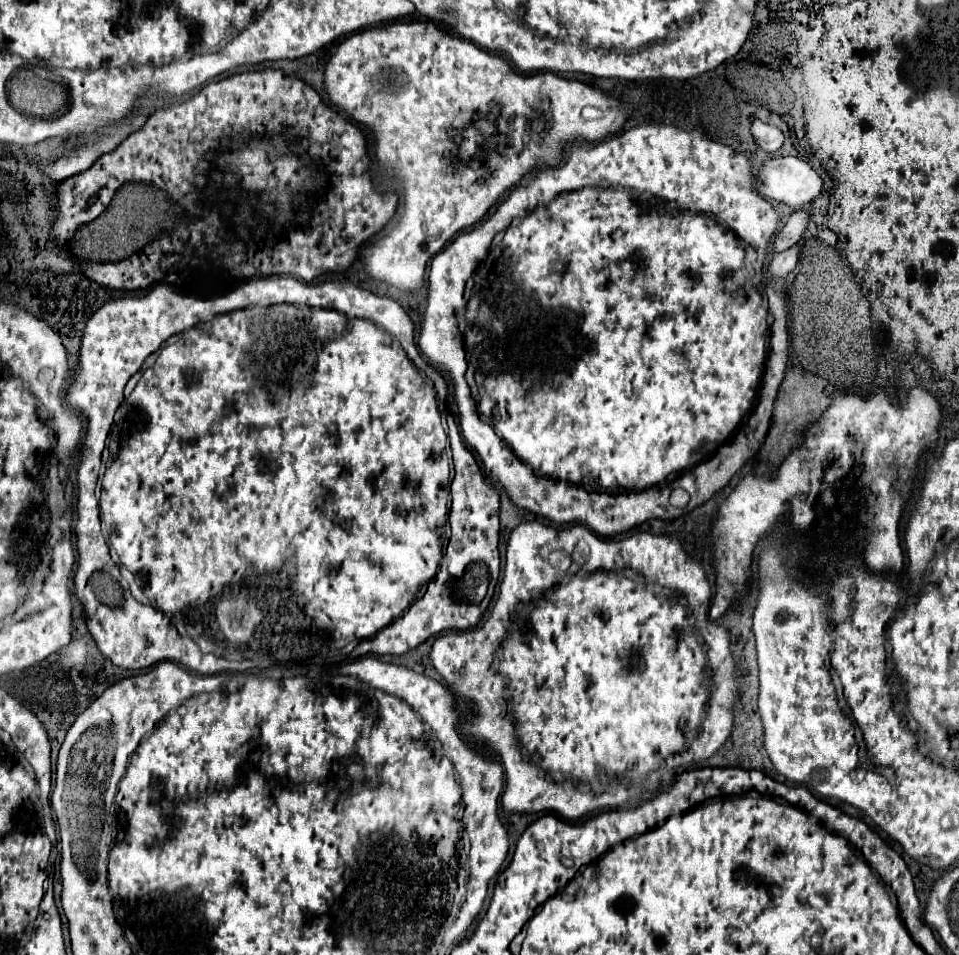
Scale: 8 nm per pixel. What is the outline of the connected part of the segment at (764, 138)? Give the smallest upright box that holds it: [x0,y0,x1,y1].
[751,119,785,153]

